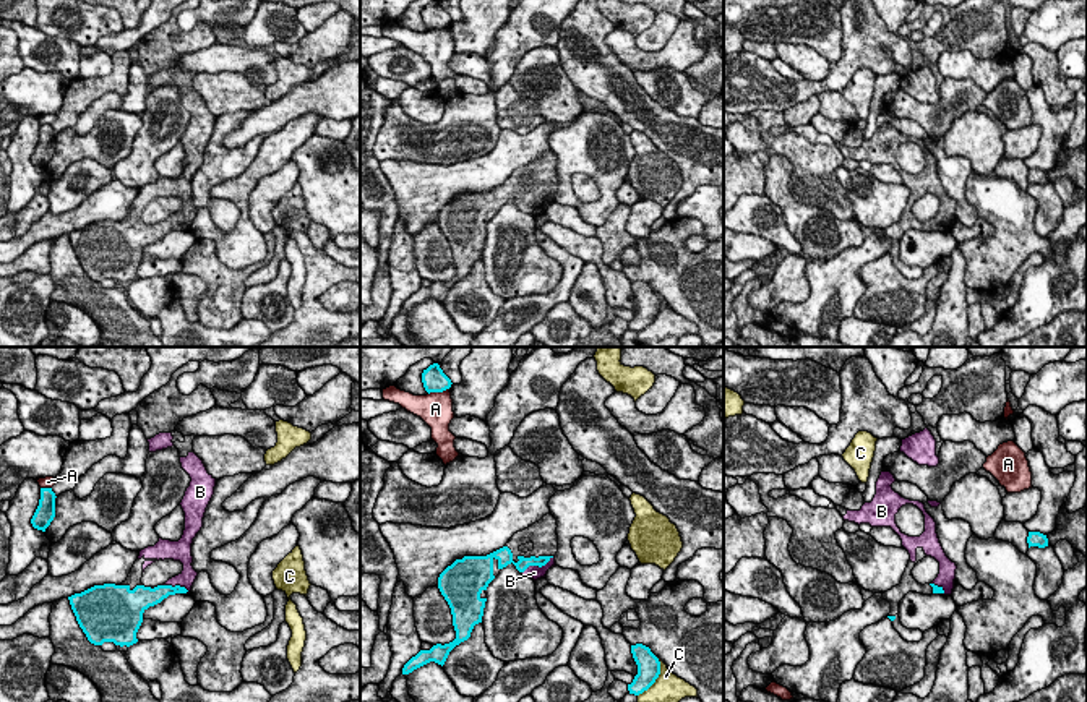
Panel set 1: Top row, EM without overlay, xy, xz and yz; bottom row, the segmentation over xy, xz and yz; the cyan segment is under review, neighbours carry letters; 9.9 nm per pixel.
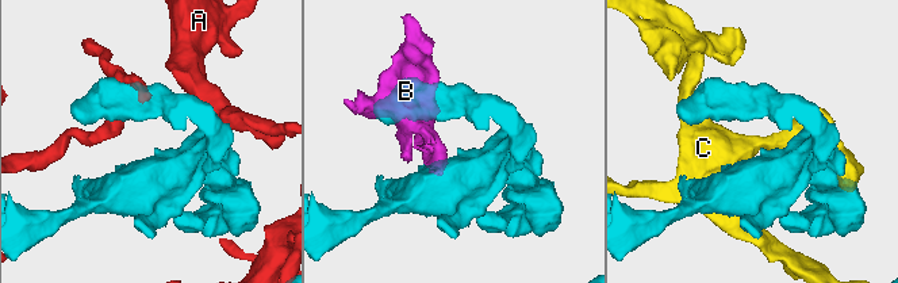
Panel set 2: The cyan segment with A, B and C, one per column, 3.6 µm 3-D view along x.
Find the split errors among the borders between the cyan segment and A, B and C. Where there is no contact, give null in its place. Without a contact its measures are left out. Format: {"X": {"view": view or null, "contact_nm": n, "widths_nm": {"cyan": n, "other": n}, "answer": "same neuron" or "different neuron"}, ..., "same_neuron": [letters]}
{"A": {"view": "xz", "contact_nm": 220, "widths_nm": {"cyan": 240, "other": 340}, "answer": "different neuron"}, "B": {"view": "xz", "contact_nm": 380, "widths_nm": {"cyan": 120, "other": 130}, "answer": "same neuron"}, "C": {"view": "xz", "contact_nm": 440, "widths_nm": {"cyan": 220, "other": 340}, "answer": "different neuron"}, "same_neuron": ["B"]}

